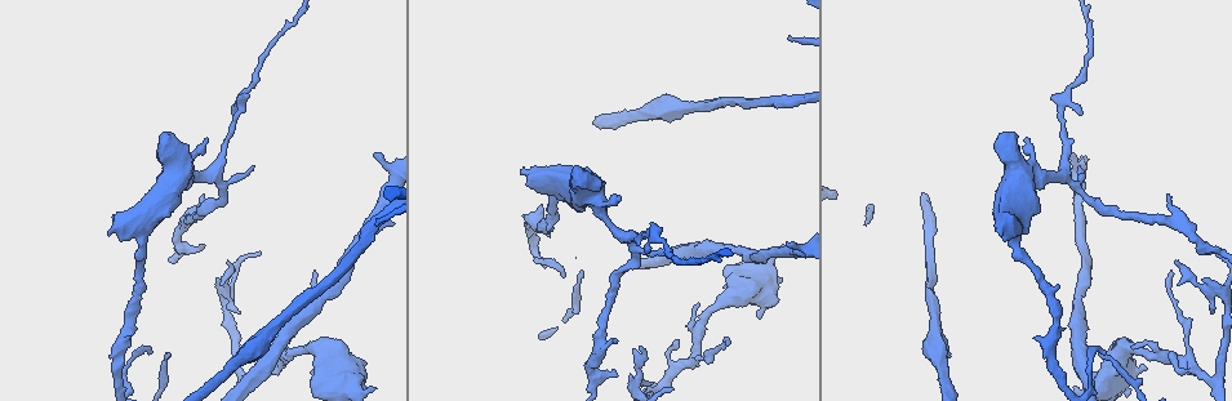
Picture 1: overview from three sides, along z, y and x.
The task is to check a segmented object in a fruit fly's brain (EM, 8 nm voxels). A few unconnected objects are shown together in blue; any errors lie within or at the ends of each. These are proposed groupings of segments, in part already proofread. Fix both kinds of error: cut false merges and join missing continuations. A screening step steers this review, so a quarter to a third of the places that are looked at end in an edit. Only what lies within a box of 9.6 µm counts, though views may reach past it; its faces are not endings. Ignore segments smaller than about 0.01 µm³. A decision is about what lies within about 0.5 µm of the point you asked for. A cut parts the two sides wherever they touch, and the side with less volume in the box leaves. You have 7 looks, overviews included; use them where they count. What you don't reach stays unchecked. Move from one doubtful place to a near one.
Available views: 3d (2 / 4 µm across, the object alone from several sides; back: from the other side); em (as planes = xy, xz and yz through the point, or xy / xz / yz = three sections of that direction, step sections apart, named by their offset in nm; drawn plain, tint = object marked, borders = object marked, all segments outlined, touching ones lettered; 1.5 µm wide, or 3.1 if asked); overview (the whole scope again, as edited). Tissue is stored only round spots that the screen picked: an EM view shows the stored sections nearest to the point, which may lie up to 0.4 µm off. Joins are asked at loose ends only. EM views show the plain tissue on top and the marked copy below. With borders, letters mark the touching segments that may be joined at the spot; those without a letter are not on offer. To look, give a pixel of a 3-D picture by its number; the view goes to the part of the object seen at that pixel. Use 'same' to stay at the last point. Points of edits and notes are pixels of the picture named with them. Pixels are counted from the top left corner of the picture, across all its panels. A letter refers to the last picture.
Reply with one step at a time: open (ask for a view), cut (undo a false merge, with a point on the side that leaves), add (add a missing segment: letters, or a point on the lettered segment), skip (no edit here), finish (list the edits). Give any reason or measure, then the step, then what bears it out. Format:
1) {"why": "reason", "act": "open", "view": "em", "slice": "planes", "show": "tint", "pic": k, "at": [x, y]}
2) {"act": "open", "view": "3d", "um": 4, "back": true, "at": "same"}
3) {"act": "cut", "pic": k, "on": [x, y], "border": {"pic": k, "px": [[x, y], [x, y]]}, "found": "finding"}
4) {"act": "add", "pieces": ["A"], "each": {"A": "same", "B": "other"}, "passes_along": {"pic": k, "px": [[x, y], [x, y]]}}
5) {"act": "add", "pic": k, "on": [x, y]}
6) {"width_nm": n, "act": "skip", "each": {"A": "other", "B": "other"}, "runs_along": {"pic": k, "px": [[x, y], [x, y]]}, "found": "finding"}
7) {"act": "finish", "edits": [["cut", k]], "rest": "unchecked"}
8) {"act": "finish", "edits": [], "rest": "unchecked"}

{"why": "thin neck", "act": "open", "view": "em", "slice": "xy", "step": 8, "show": "tint", "pic": 1, "at": [696, 348]}

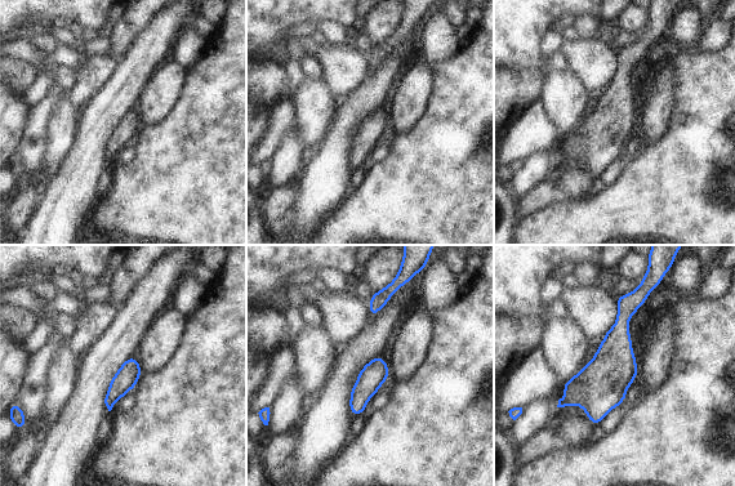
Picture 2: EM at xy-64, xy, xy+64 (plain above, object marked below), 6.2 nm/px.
{"act": "open", "view": "em", "slice": "planes", "show": "tint", "at": "same"}

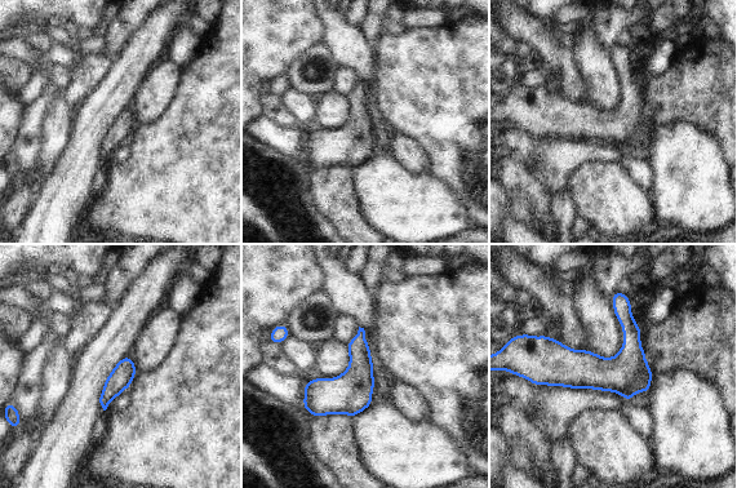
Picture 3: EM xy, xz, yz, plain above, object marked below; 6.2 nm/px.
{"act": "open", "view": "em", "slice": "planes", "show": "borders", "at": "same"}

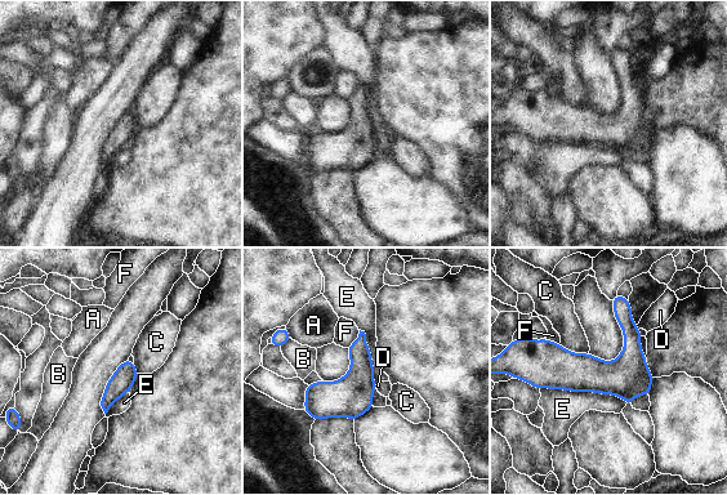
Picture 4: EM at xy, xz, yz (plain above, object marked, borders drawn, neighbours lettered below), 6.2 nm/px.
{"width_nm": 130, "act": "skip", "each": {"A": "other", "B": "other", "C": "other", "D": "other", "E": "other", "F": "other"}, "runs_along": {"pic": 4, "px": [[508, 366], [634, 378], [647, 391]]}, "found": "continuous, no second neuron"}

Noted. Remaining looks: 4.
{"why": "branch stops here", "act": "open", "view": "3d", "um": 4, "pic": 1, "at": [316, 272]}

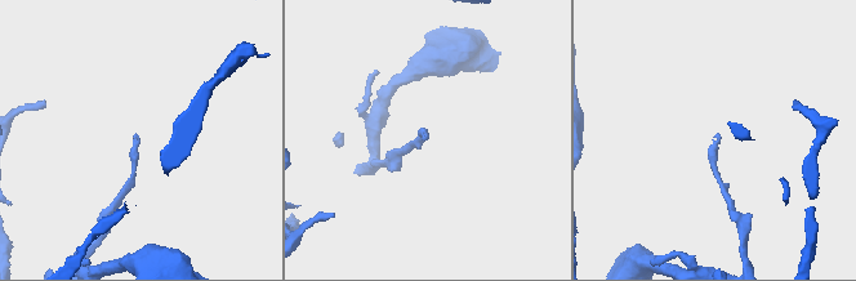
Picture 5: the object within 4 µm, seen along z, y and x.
{"act": "open", "view": "em", "slice": "planes", "show": "borders", "pic": 5, "at": [424, 139]}

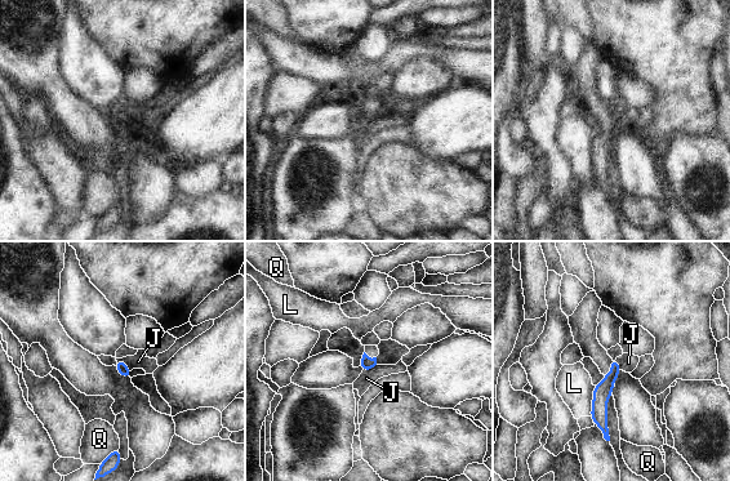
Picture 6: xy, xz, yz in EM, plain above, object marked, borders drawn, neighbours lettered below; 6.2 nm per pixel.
{"act": "skip", "each": {"J": "other", "L": "other", "Q": "other"}, "runs_along": {"pic": 6, "px": [[614, 363], [601, 392], [604, 428]]}, "found": "none of them fits"}

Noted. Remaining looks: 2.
{"act": "finish", "edits": [], "rest": "unchecked"}

